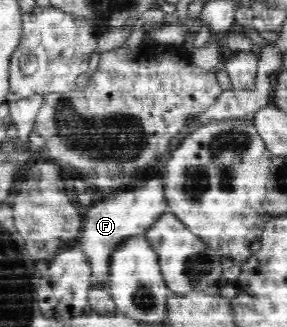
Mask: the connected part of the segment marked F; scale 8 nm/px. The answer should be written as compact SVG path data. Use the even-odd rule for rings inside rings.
M161 175L151 177L143 187L137 187L133 191L121 191L113 199L93 205L89 209L89 213L85 215L83 239L79 243L81 243L81 249L85 251L85 255L89 257L95 281L107 281L111 253L121 245L123 239L129 239L133 235L143 235L151 227L151 221L155 222L155 217L161 217L163 213L168 212L167 201L163 197L164 189L161 177Z

